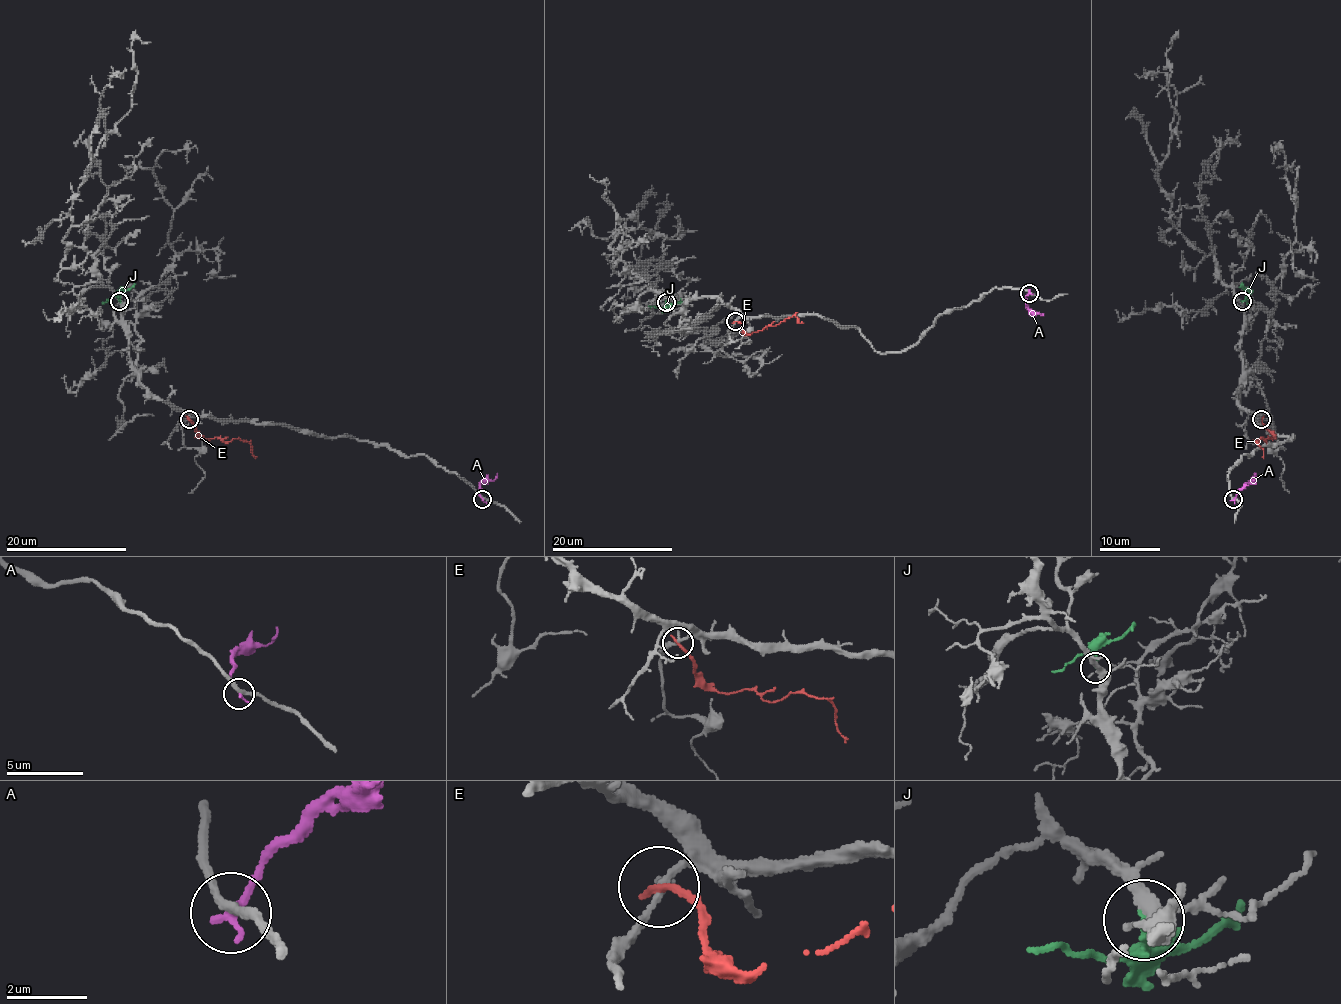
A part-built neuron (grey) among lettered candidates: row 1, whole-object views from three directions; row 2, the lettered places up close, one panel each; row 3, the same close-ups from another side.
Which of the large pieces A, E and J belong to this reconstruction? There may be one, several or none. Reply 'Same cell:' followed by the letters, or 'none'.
Same cell: J

